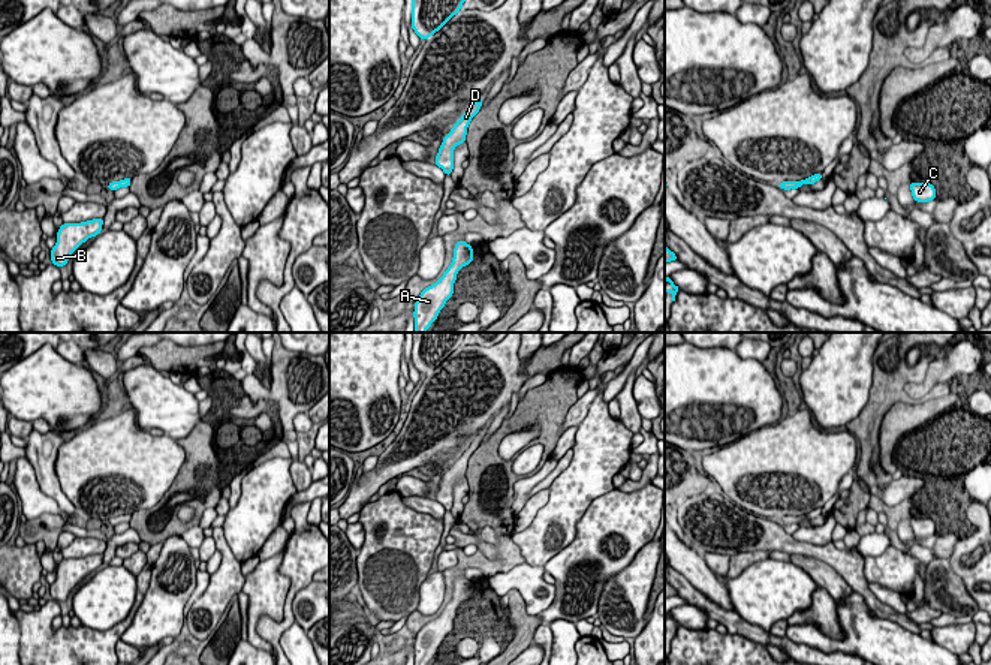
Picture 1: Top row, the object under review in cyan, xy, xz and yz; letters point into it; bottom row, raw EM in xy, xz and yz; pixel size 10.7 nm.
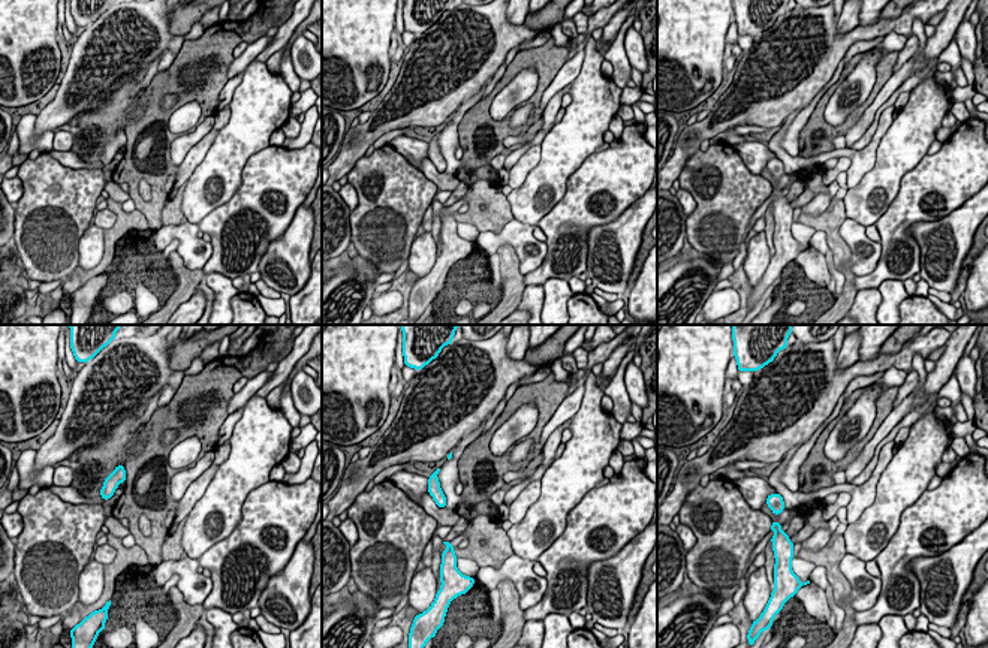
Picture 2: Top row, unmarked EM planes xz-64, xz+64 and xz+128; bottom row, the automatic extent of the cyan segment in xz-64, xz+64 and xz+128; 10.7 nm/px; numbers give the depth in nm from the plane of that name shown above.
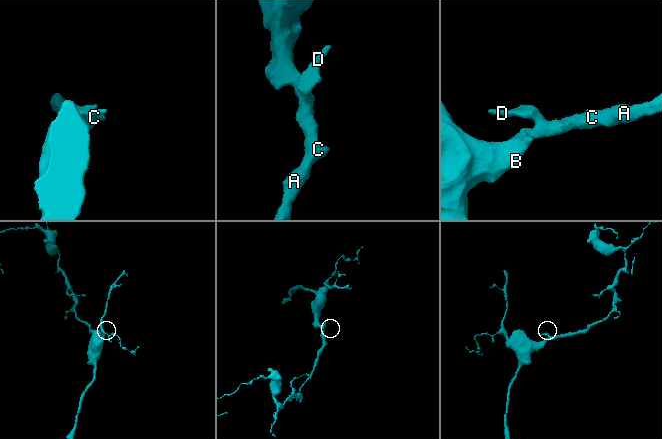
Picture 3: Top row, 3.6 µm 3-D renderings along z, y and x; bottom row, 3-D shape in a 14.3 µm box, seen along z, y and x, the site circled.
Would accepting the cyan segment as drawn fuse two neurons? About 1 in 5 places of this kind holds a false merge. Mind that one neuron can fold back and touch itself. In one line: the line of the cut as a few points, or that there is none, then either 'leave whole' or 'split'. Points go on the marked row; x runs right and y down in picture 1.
cut none; leave whole

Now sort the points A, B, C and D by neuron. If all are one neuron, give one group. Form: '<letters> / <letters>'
A B C D

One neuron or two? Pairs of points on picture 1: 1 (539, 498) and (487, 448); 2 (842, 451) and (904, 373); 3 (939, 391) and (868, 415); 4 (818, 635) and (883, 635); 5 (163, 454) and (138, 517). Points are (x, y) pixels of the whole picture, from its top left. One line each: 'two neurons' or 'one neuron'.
1: two neurons
2: two neurons
3: one neuron
4: one neuron
5: two neurons

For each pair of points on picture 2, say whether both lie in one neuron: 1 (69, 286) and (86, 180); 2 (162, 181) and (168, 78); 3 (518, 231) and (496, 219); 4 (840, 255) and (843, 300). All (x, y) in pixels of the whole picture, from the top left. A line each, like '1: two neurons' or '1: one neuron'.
1: two neurons
2: one neuron
3: two neurons
4: one neuron

